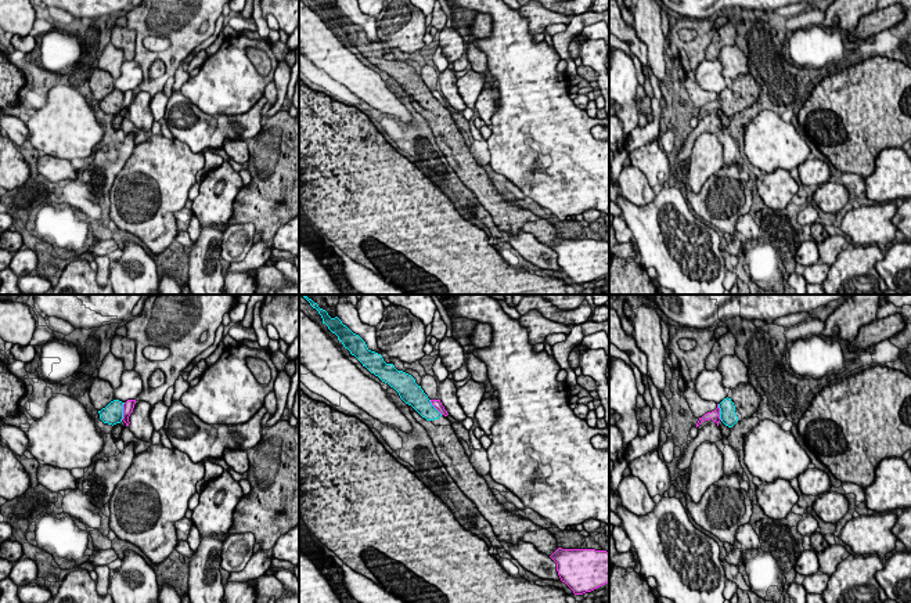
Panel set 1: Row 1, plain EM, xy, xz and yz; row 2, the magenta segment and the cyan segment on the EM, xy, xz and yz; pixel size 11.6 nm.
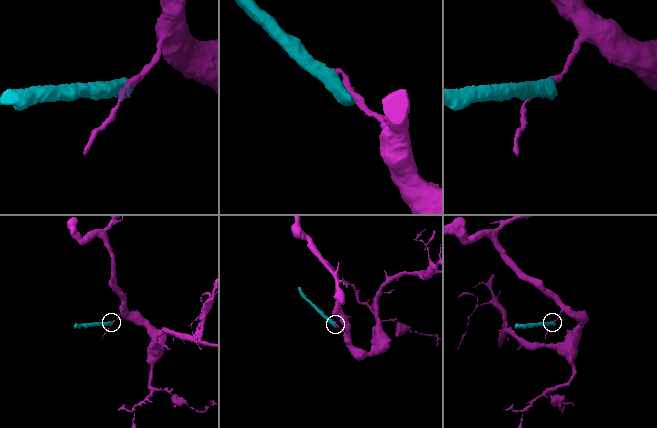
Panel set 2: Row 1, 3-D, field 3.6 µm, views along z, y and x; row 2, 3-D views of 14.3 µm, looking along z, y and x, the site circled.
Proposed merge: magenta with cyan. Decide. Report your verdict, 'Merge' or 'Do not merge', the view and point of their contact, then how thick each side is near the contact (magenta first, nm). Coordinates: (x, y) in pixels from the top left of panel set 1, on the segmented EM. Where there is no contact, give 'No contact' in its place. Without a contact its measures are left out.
Do not merge. Touches magenta at xy (123, 411). Thickness 130 nm (magenta) against 240 nm

